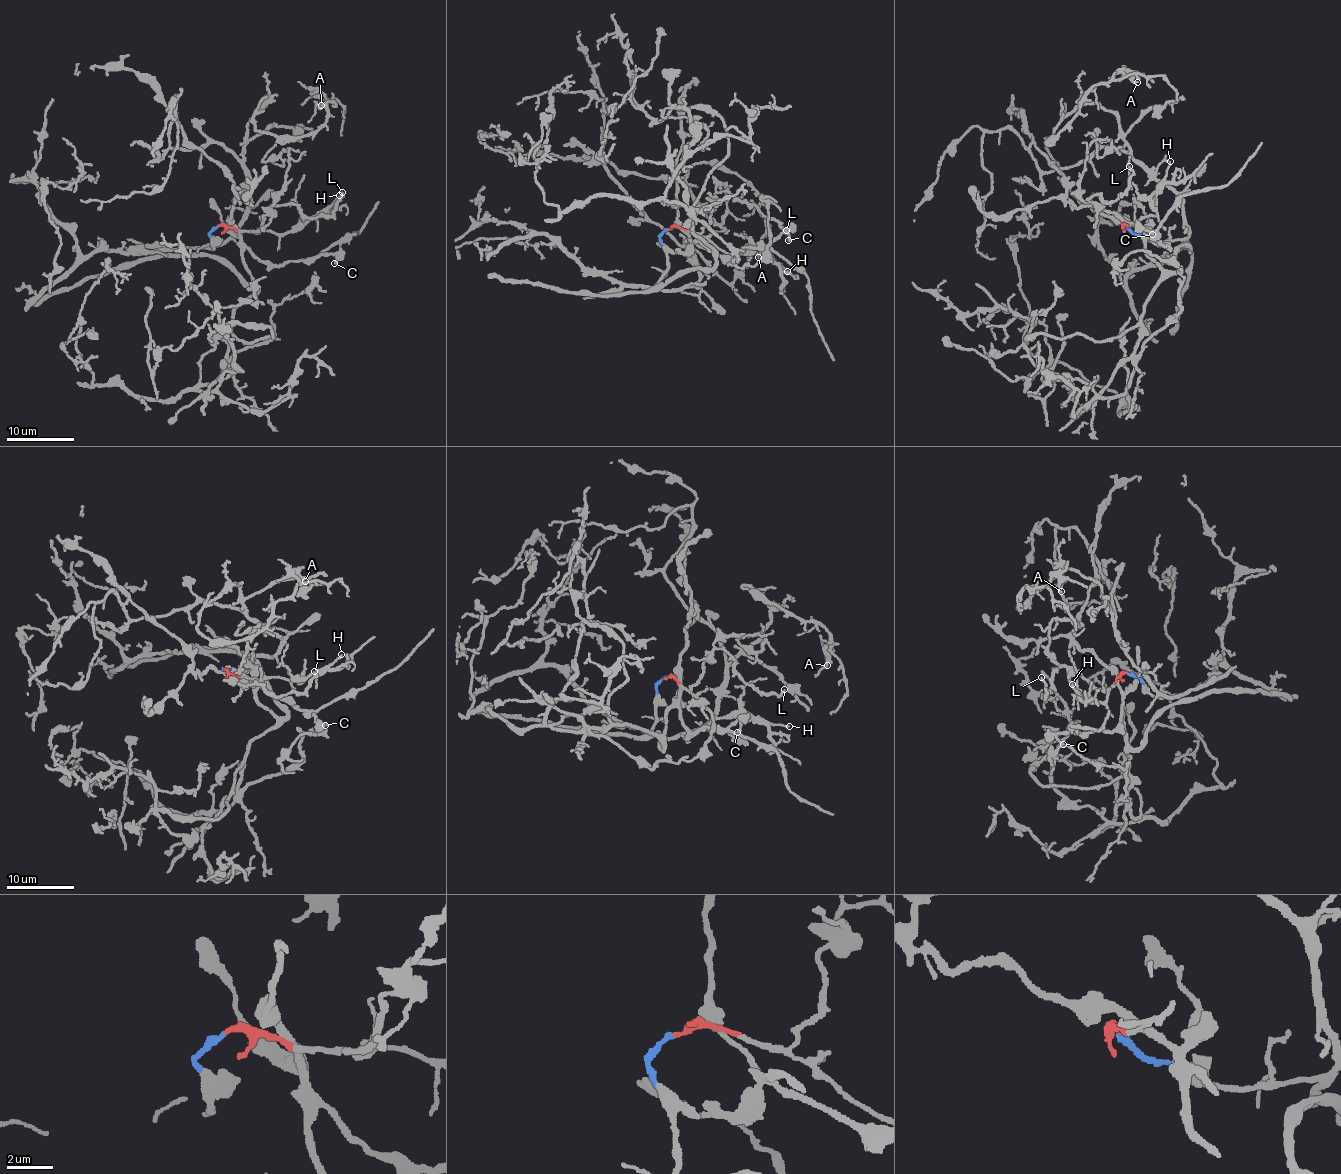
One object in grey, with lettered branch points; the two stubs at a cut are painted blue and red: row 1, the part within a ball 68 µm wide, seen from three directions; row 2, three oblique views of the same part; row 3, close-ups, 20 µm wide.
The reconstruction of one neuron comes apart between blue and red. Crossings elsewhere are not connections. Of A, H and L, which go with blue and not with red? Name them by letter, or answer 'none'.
A

